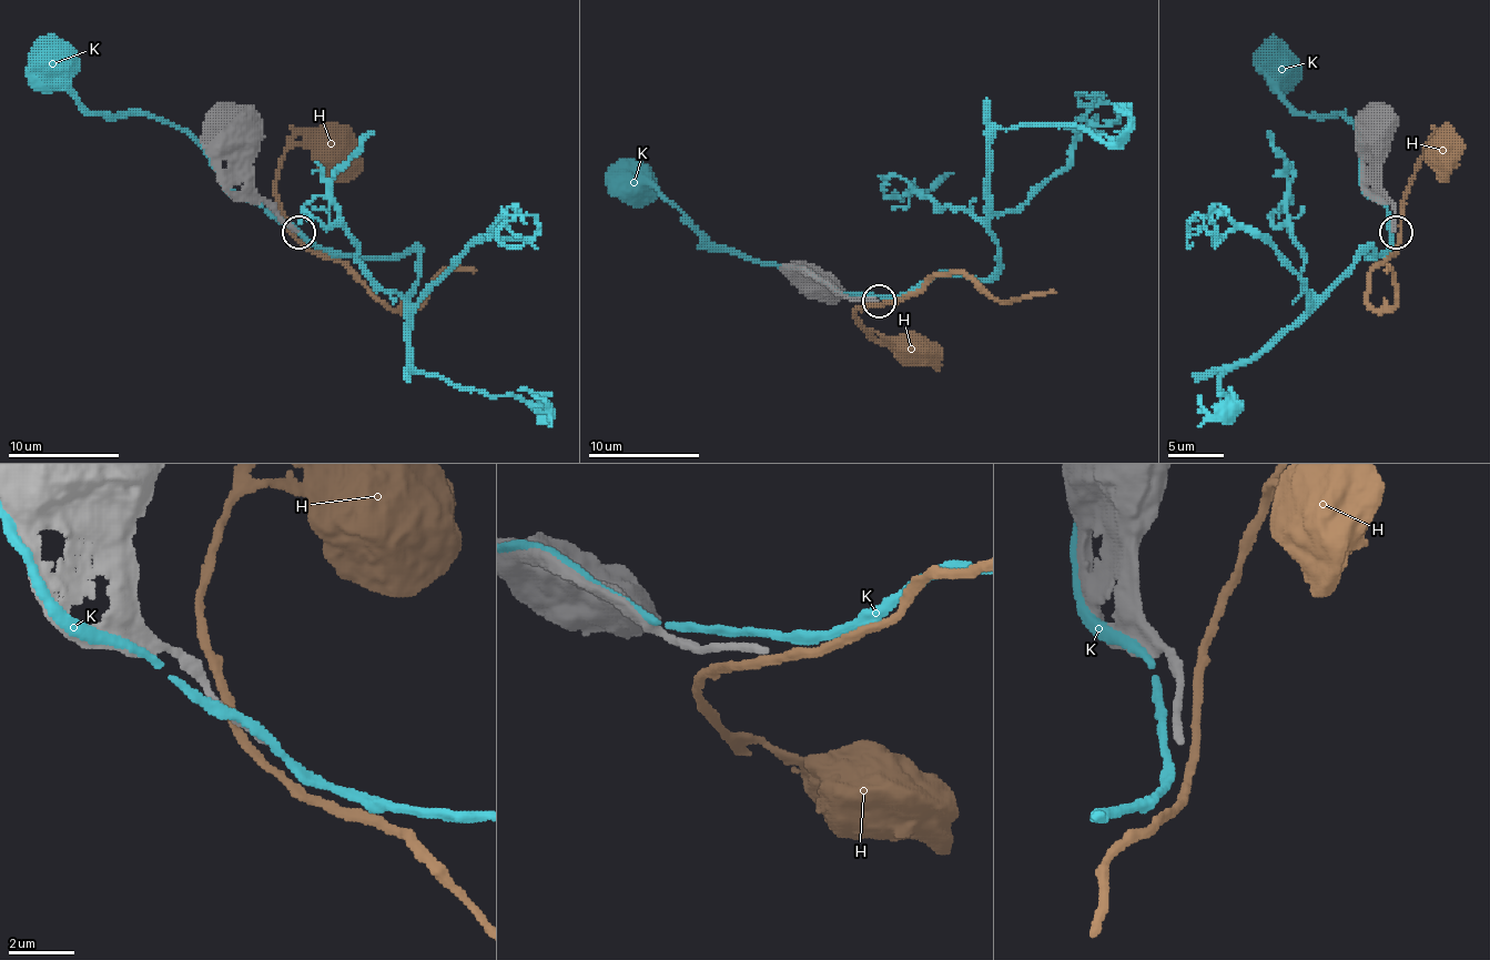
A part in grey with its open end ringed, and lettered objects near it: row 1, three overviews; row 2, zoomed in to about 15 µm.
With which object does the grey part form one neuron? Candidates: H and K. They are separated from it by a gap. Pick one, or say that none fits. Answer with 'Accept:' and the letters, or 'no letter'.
Accept: no letter

